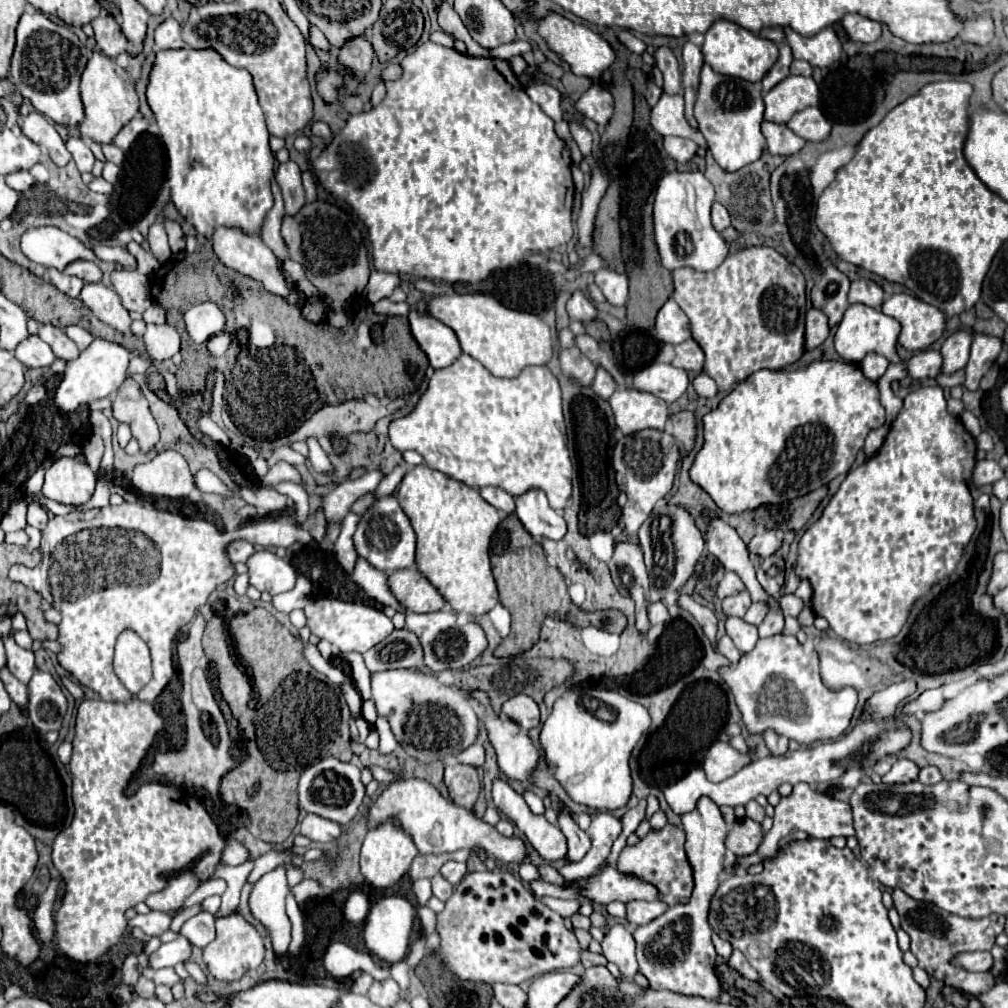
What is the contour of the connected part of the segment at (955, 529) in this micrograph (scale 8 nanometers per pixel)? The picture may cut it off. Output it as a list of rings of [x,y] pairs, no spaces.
[[[939,385],[933,387],[921,387],[911,391],[905,397],[903,409],[899,411],[897,419],[891,423],[889,435],[885,437],[883,447],[861,467],[851,469],[849,475],[845,477],[845,481],[841,483],[839,491],[831,497],[829,505],[823,509],[823,519],[815,521],[805,535],[799,541],[799,555],[797,555],[797,575],[801,575],[803,579],[807,579],[813,585],[813,611],[821,617],[825,617],[829,621],[829,627],[845,641],[849,643],[857,643],[857,645],[865,645],[865,643],[873,643],[879,639],[889,639],[895,633],[899,633],[903,621],[907,619],[915,597],[921,597],[923,593],[927,593],[927,589],[943,579],[947,573],[951,573],[951,569],[955,569],[965,543],[971,539],[973,531],[975,531],[975,517],[973,517],[973,497],[969,493],[969,482],[971,473],[973,473],[973,465],[975,465],[975,439],[965,431],[963,423],[953,417],[951,413],[947,413],[945,409],[945,397],[943,397],[943,389]]]

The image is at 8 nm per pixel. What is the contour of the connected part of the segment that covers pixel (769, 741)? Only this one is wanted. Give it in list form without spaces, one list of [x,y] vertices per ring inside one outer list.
[[[767,731],[763,735],[763,739],[765,739],[765,745],[769,747],[771,755],[783,755],[787,751],[787,739],[785,737],[781,737],[781,735],[773,733],[773,731]]]

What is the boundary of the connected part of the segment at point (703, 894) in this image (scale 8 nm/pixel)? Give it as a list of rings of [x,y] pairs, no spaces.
[[[703,797],[695,813],[683,815],[683,831],[685,853],[693,871],[693,893],[687,903],[677,903],[651,923],[633,929],[633,939],[637,945],[635,953],[639,961],[639,971],[647,977],[651,989],[667,989],[687,997],[703,997],[707,1001],[717,1001],[723,993],[723,987],[715,975],[717,953],[711,943],[707,911],[723,873],[727,825],[719,813],[719,807],[711,799]]]

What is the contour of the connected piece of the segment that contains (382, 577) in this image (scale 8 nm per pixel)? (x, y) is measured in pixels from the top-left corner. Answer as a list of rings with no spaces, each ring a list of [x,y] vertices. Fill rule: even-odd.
[[[357,557],[355,561],[355,567],[351,571],[351,579],[355,585],[359,585],[363,589],[363,593],[381,603],[381,605],[387,605],[387,607],[393,607],[395,611],[399,613],[405,613],[405,609],[399,605],[399,601],[395,599],[395,595],[391,593],[389,589],[389,583],[387,583],[387,573],[385,571],[379,571],[375,569],[373,565],[369,565],[363,557]]]

